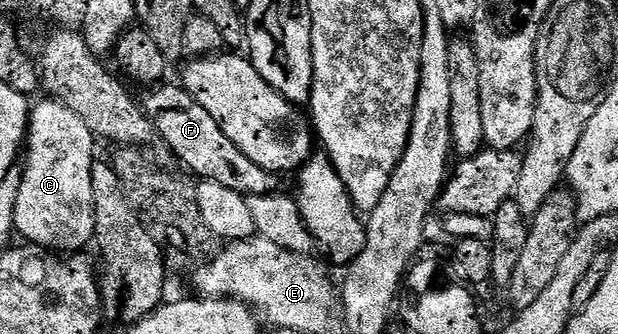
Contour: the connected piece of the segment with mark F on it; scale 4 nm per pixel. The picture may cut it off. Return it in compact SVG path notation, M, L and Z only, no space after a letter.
M160 84L149 89L152 91L142 98L142 105L154 124L159 141L164 141L193 170L191 173L197 179L223 184L245 196L275 194L281 189L281 175L254 164L254 160L250 160L250 156L246 156L246 152L242 152L226 132L222 132L218 120L214 120L214 116L210 116L210 112L206 112L206 108L202 108L202 104L198 104L183 85L168 85Z

